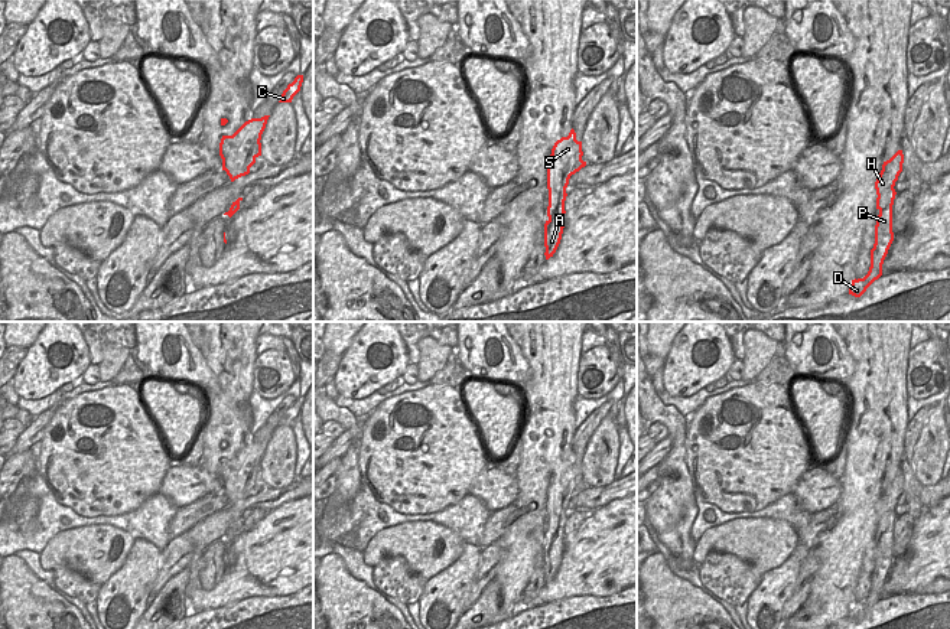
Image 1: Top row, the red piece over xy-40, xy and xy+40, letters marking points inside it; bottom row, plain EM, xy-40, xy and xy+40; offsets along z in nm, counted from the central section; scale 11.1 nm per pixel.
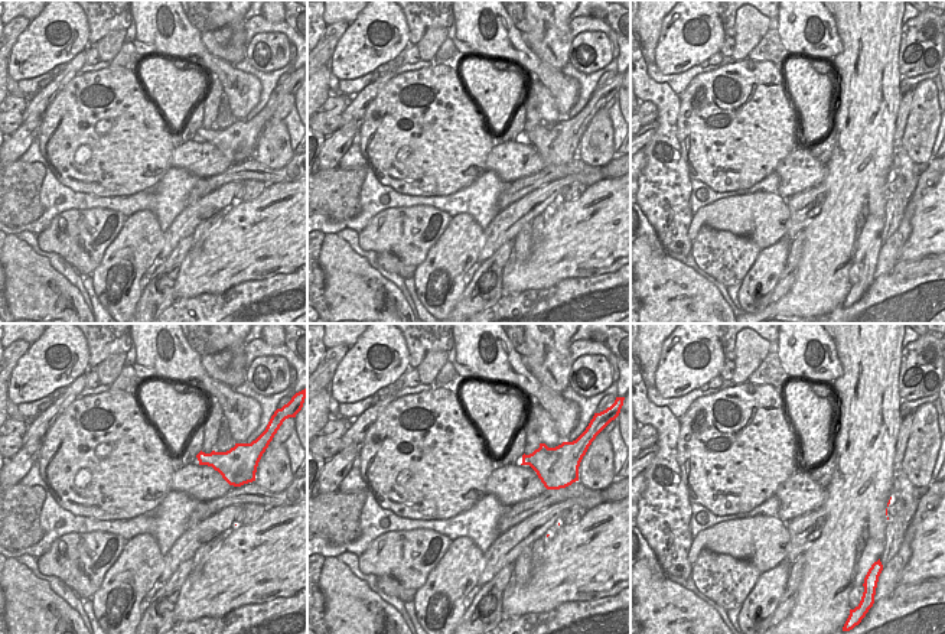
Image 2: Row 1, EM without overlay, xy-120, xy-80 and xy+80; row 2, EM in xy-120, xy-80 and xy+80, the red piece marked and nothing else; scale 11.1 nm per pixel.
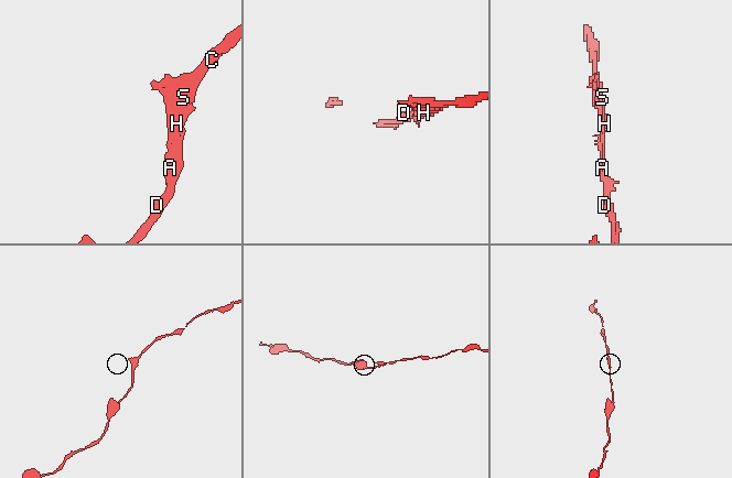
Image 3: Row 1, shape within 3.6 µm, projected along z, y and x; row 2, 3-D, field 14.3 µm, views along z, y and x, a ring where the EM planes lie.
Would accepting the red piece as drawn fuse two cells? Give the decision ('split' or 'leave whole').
leave whole

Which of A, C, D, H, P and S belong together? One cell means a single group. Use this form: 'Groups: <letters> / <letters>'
Groups: A C D H P S

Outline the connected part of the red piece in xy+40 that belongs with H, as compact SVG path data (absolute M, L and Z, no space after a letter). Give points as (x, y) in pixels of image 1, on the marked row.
M898 150L889 160L884 162L879 177L875 182L876 209L879 211L875 225L875 244L871 250L871 267L863 278L852 280L849 294L860 297L866 289L882 276L882 264L894 241L892 205L895 199L895 182L902 172L904 154Z

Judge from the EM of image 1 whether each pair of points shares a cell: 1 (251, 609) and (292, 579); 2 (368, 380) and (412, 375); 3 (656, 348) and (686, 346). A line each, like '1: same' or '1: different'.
1: different
2: different
3: different

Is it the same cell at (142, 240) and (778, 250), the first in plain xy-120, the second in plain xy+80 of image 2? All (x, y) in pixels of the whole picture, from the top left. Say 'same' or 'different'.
same

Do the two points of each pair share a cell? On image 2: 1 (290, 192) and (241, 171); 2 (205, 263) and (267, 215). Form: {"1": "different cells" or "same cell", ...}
{"1": "different cells", "2": "same cell"}

